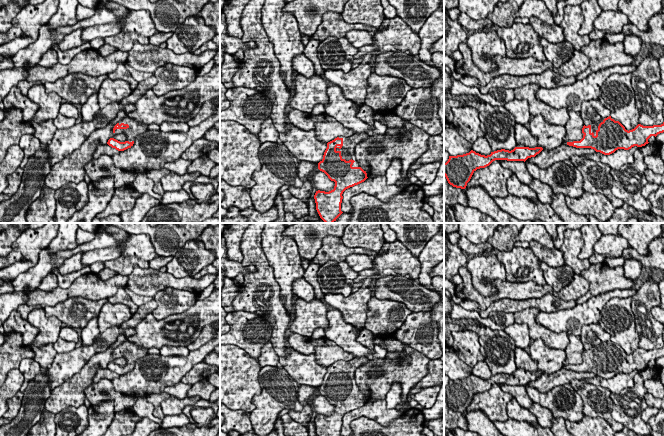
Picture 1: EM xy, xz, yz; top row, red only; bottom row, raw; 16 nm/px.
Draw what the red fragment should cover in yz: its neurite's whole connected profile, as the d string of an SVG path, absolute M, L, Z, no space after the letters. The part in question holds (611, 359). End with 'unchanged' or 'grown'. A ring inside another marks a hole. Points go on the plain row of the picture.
M611 340L599 346L583 350L583 362L580 365L567 365L564 368L576 372L591 372L604 379L610 379L618 373L629 374L634 370L642 371L648 368L651 360L664 356L664 346L661 349L643 350L638 348L632 354L626 354Z | grown

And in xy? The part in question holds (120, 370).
M128 340L123 342L113 352L114 358L120 358L121 356L127 359L125 366L120 366L114 362L110 362L107 366L109 370L115 372L118 375L124 375L131 372L134 368L135 362L148 354L147 348L137 346L136 344L130 343Z | grown

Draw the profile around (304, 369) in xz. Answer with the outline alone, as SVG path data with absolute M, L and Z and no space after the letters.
M287 347L286 356L280 357L279 363L299 385L318 388L327 372L327 367L316 362L315 354L305 355L291 347Z

